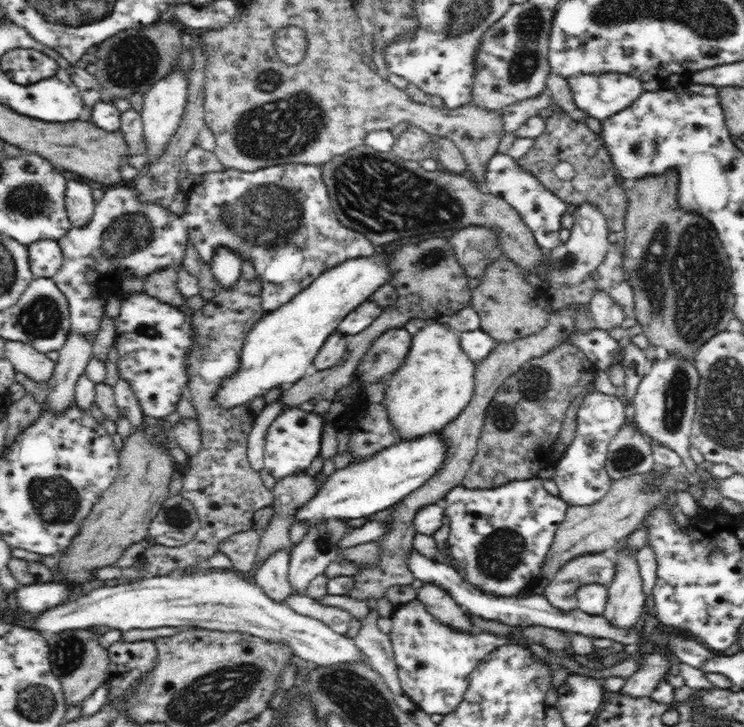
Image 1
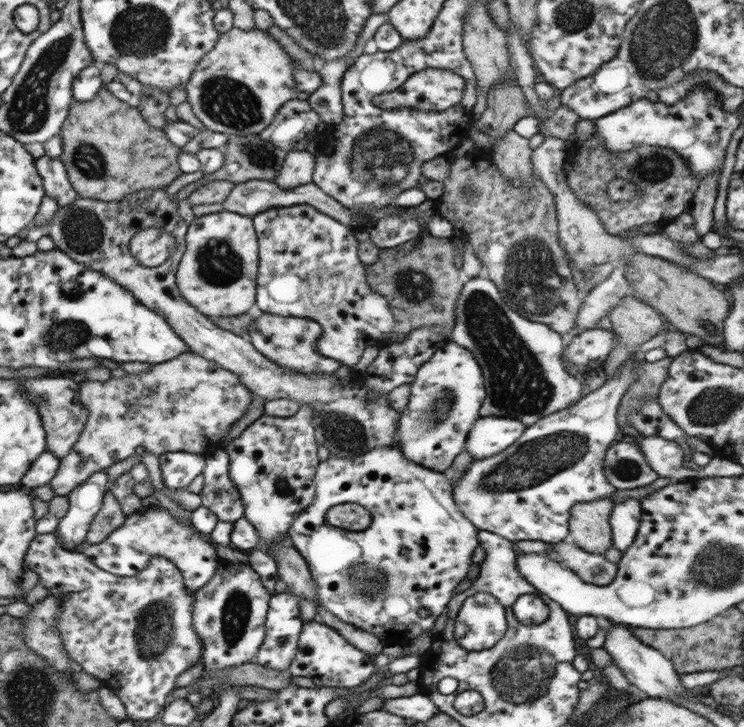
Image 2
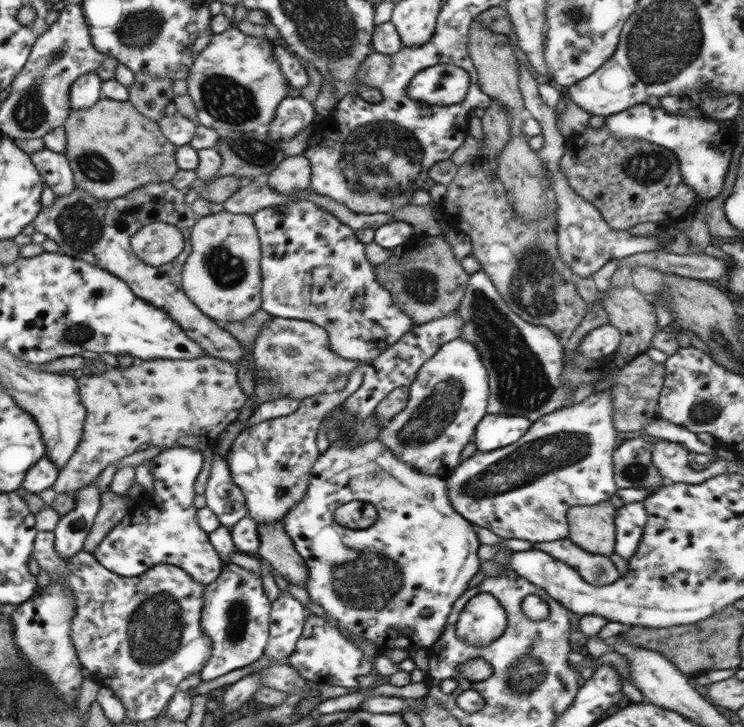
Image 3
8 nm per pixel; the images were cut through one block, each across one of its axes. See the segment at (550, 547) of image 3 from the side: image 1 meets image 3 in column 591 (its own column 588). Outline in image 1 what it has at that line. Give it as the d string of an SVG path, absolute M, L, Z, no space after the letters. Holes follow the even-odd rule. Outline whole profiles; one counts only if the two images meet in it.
M588 553L578 556L564 564L556 577L552 580L546 581L546 588L543 596L558 610L564 610L568 613L569 610L578 608L576 594L582 586L590 584L600 584L608 586L614 578L616 578L616 562L611 562L602 553Z

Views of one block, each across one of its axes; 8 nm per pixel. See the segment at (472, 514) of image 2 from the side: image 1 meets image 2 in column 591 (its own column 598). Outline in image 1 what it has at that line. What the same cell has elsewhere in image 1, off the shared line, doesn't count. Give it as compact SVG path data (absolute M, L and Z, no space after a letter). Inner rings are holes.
M600 391L588 393L583 398L577 411L575 437L554 465L553 480L559 489L559 497L569 506L588 506L608 494L613 483L604 467L608 460L608 448L614 435L626 422L627 413L618 398Z

